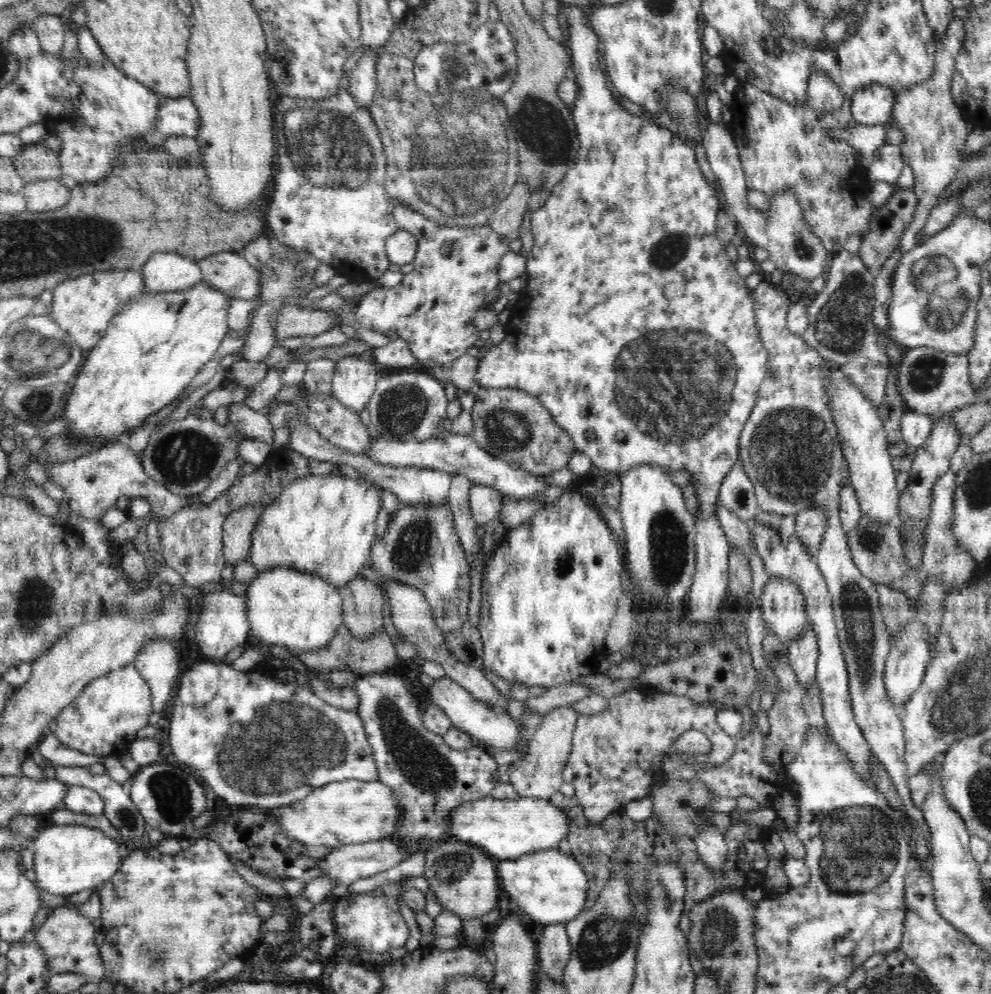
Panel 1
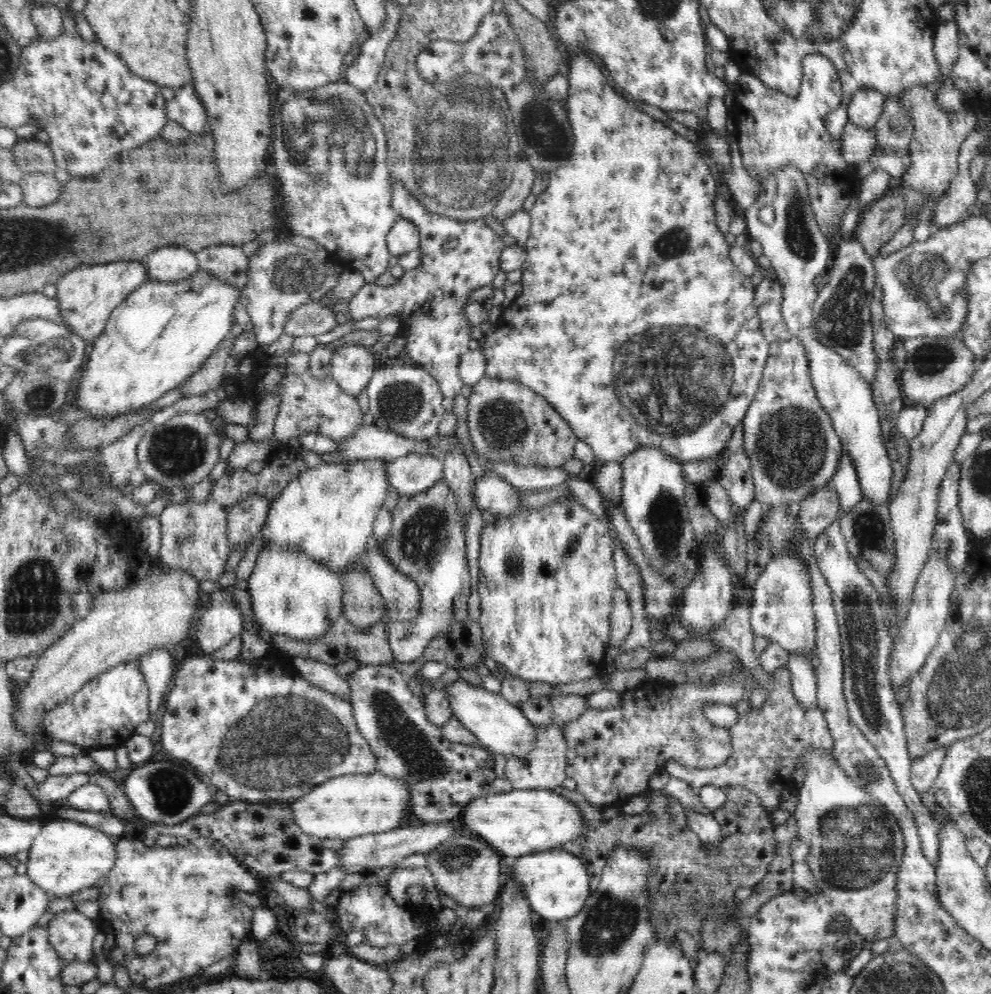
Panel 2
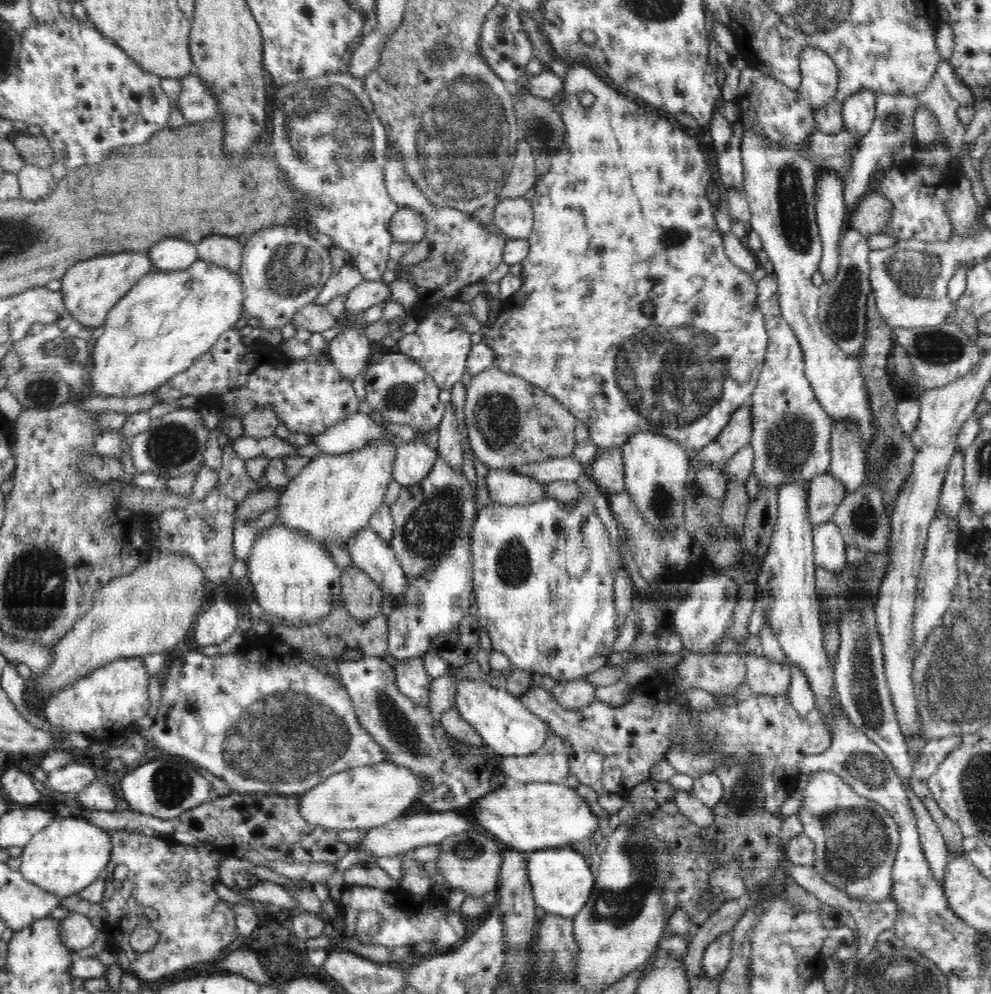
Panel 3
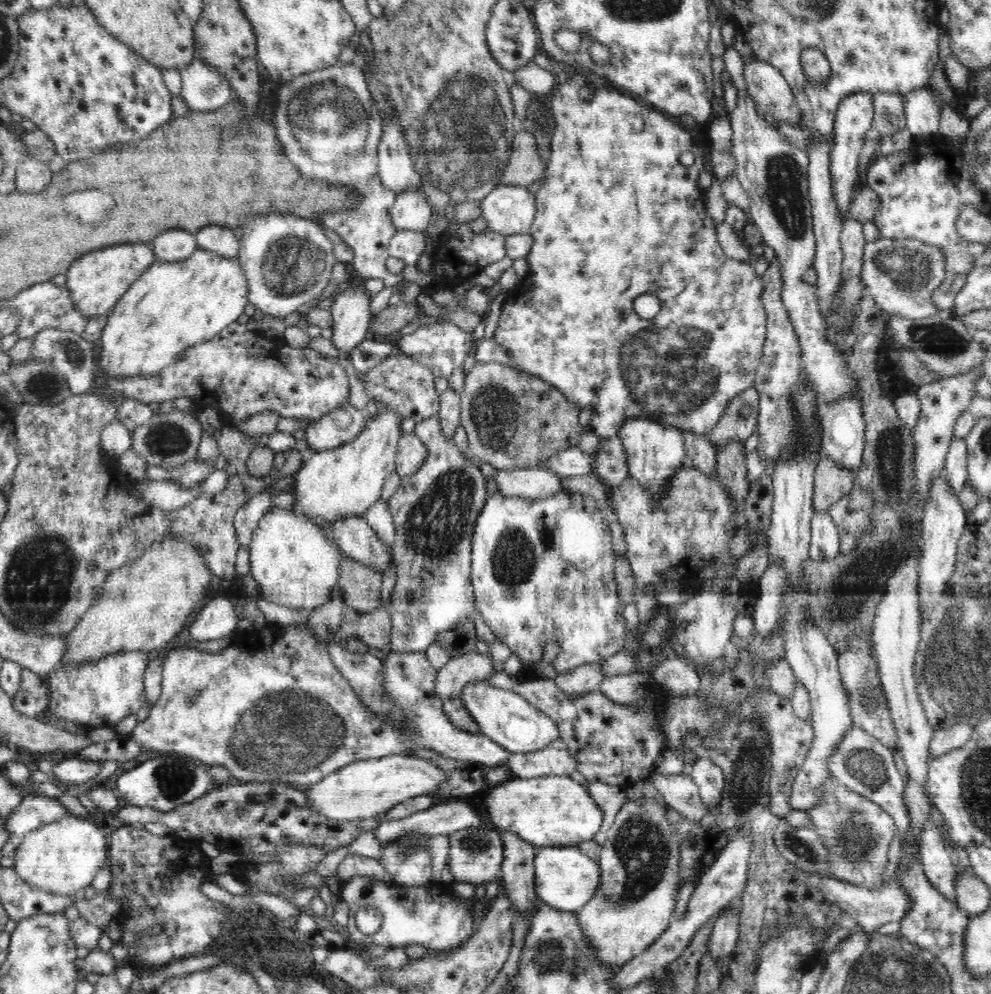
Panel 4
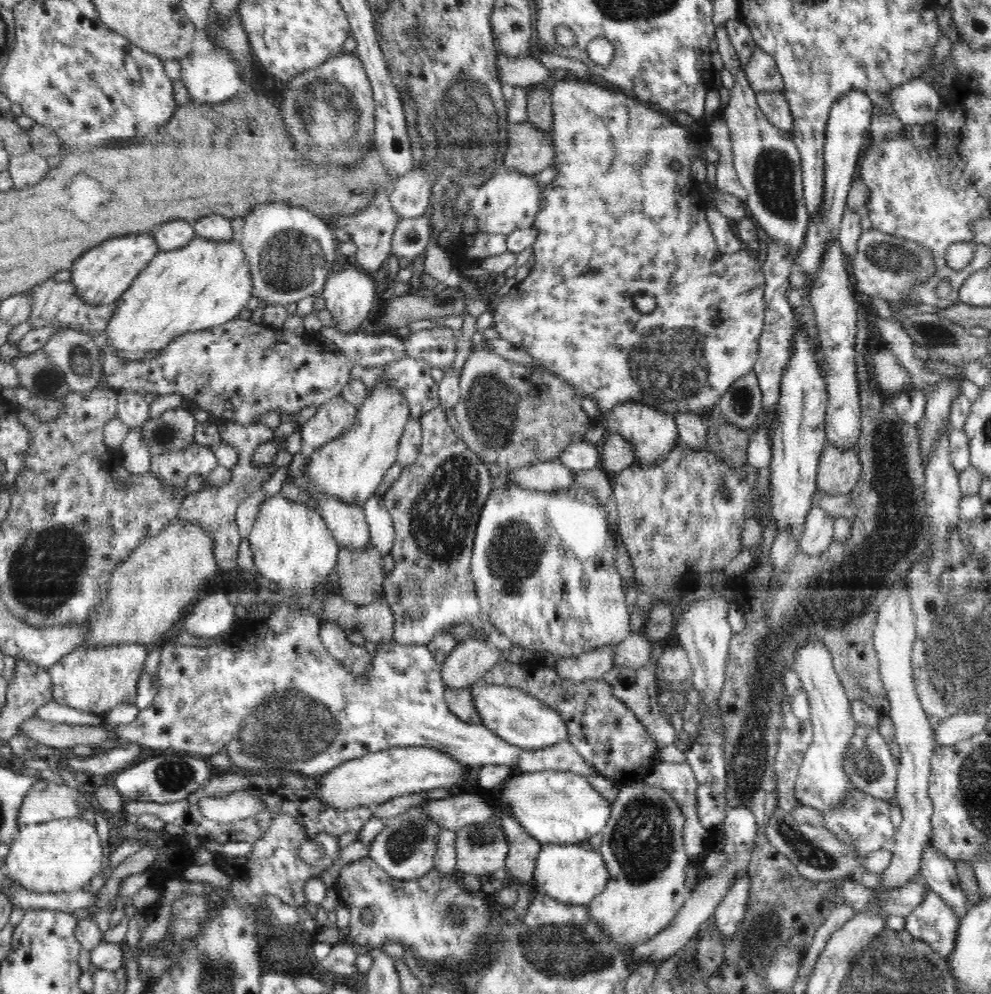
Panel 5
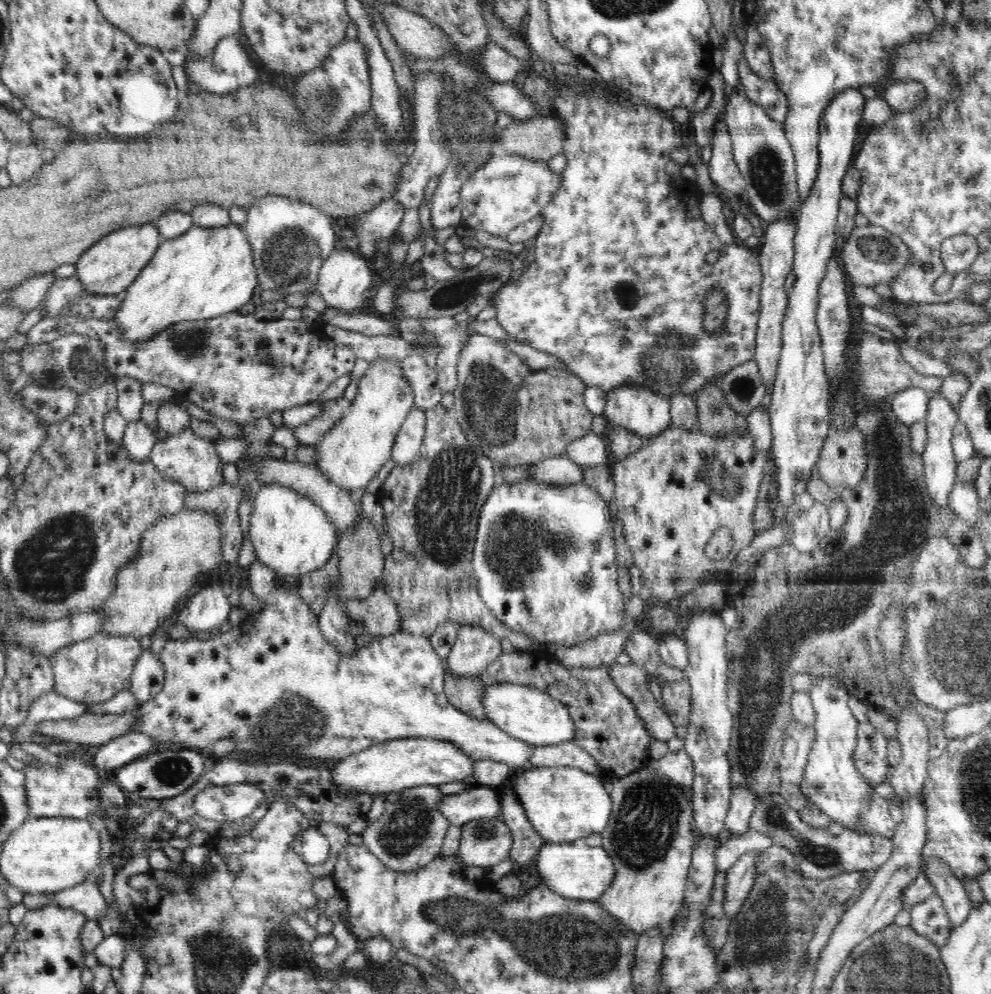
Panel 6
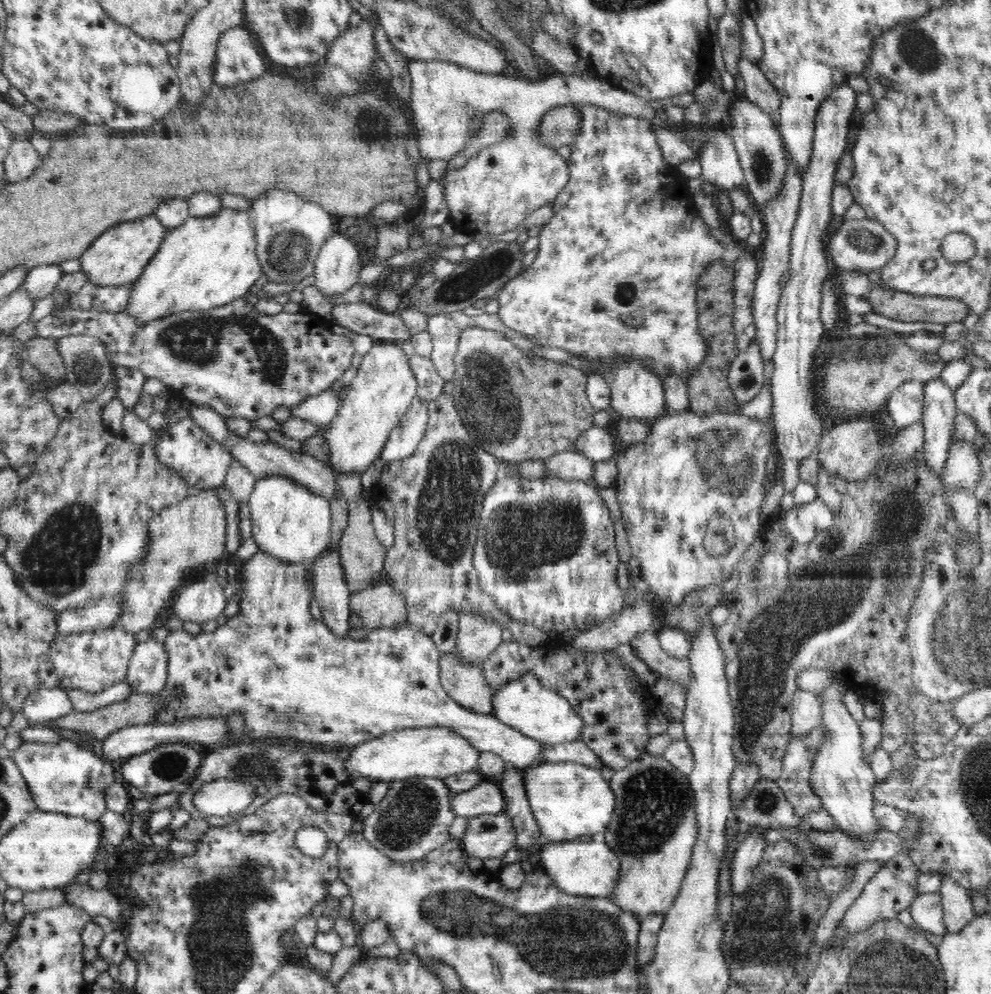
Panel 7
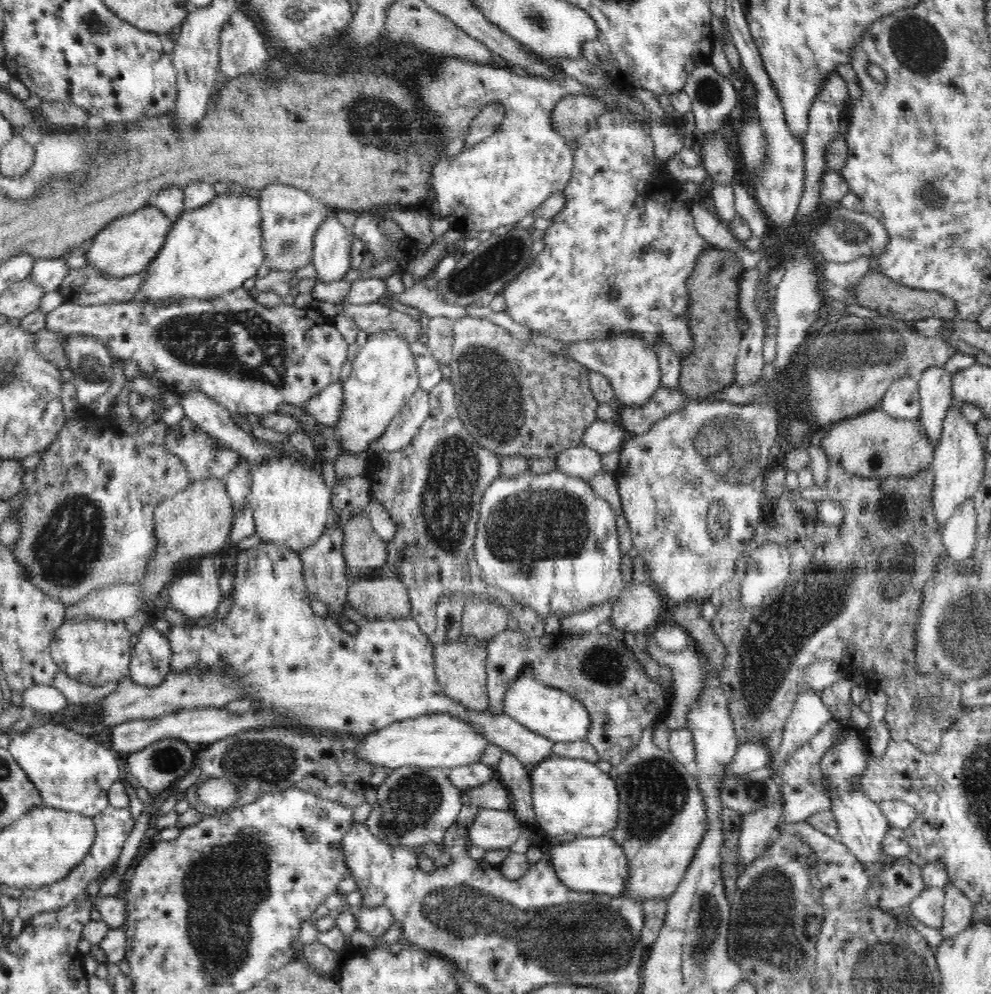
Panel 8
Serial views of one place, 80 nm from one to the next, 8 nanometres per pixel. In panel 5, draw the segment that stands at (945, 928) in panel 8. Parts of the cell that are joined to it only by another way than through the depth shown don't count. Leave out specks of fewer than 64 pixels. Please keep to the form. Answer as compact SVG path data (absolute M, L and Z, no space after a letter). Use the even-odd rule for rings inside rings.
M928 846L922 855L920 868L928 888L940 895L956 915L965 917L969 910L968 900L960 886L954 862Z

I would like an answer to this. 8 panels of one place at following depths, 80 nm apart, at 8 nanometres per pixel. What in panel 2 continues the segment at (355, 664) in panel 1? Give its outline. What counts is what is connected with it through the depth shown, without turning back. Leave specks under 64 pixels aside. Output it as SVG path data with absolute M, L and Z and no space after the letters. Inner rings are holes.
M340 616L330 625L325 635L319 636L314 640L290 639L286 635L272 635L270 645L280 652L293 657L298 656L308 660L314 660L321 663L337 665L346 658L355 658L359 665L390 665L394 662L393 652L389 645L387 635L387 625L381 620L374 623L372 628L360 631L360 629L350 624L345 616Z

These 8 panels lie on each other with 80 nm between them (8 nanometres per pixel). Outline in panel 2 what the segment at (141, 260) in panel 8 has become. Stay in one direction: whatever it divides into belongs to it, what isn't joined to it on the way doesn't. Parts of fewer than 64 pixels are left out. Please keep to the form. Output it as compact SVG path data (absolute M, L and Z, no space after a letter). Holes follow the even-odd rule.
M118 260L74 268L56 284L61 316L70 331L92 344L104 332L110 314L147 280L148 271L142 261Z

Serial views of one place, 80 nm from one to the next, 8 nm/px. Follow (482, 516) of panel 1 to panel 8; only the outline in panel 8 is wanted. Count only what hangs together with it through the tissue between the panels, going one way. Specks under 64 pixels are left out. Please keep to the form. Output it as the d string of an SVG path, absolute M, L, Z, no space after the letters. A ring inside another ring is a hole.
M586 444L563 450L554 459L556 469L586 482L593 474L602 471L602 455Z

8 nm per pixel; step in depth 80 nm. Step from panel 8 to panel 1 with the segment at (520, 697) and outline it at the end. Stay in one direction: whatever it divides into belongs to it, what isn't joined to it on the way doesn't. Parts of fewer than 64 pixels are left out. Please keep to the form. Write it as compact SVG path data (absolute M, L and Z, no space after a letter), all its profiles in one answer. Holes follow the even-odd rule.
M444 676L434 681L431 687L426 688L429 700L434 701L438 707L442 708L442 711L450 717L452 724L475 738L477 743L489 749L496 748L499 751L512 750L520 744L520 726L516 724L508 711L502 713L502 711L498 711L498 707L490 707L490 705L476 700L450 677Z

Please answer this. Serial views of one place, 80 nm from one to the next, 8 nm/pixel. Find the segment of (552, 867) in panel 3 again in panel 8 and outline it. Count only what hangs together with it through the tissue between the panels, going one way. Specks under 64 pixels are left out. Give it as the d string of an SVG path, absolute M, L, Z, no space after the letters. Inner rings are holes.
M610 836L576 837L572 842L547 844L545 857L550 859L558 879L564 886L580 892L593 892L599 895L623 896L626 892L628 866L626 854Z

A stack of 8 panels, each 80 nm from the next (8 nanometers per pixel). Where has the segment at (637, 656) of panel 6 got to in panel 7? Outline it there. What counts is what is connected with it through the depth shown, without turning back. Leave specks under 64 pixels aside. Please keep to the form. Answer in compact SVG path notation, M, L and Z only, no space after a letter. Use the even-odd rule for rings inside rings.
M646 631L636 635L630 642L632 650L638 653L642 660L654 674L671 677L678 684L687 687L692 682L692 669L688 656L678 659L672 657L661 648L657 632Z

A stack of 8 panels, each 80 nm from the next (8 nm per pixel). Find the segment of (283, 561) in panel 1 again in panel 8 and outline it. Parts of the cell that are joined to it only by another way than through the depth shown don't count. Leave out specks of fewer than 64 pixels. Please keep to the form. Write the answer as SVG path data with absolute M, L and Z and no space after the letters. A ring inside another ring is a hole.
M380 332L368 335L368 340L359 348L352 362L352 372L343 382L344 408L334 426L340 434L342 453L368 452L369 445L386 432L386 426L416 392L419 387L417 356L412 354L409 344L398 332Z

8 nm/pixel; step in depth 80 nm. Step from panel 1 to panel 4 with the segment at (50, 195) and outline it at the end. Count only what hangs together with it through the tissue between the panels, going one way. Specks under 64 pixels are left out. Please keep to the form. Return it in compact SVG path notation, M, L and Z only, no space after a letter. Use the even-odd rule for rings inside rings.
M28 157L14 167L16 192L35 193L51 183L52 170L49 163Z

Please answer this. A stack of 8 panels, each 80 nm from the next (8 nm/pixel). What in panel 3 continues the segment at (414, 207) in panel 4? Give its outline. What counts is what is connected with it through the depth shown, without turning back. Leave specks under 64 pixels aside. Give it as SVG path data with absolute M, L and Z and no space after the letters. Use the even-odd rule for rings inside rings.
M398 207L390 219L392 242L412 242L422 240L426 234L426 219L412 207Z

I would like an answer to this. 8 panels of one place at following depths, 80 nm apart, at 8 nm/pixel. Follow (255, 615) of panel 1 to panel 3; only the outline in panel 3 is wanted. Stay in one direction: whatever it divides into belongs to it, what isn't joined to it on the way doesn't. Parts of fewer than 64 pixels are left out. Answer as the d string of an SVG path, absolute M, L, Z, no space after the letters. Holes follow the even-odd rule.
M274 523L264 529L257 536L251 555L247 558L248 578L254 587L255 598L259 605L267 612L264 619L269 622L273 616L277 616L279 623L299 627L315 623L323 616L329 615L336 605L341 604L341 571L328 550L322 547L312 535L304 535L298 529Z

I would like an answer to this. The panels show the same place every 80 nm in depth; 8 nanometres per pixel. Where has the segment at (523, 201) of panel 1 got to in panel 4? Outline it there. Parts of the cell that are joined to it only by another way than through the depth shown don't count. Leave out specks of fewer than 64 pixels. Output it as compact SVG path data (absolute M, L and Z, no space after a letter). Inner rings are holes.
M528 128L514 132L510 158L500 183L528 186L542 179L546 162L538 153L536 138Z

